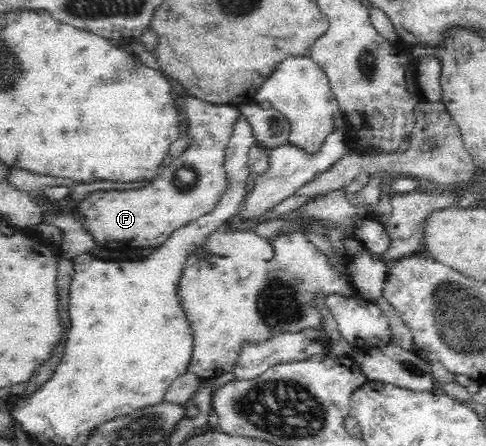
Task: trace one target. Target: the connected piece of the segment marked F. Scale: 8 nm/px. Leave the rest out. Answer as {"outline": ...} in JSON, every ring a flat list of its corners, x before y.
{"outline":[[191,95,182,97,180,101,186,113,185,128,188,135,192,135,190,147,170,166,164,166,162,172,142,188,127,190,102,188,105,185,100,185,77,204,75,210,82,216,82,226,90,234,96,248,117,252,132,248,156,248,164,244,174,230,210,214,226,191,224,158,234,126,242,116,241,110,238,106,218,105]]}

